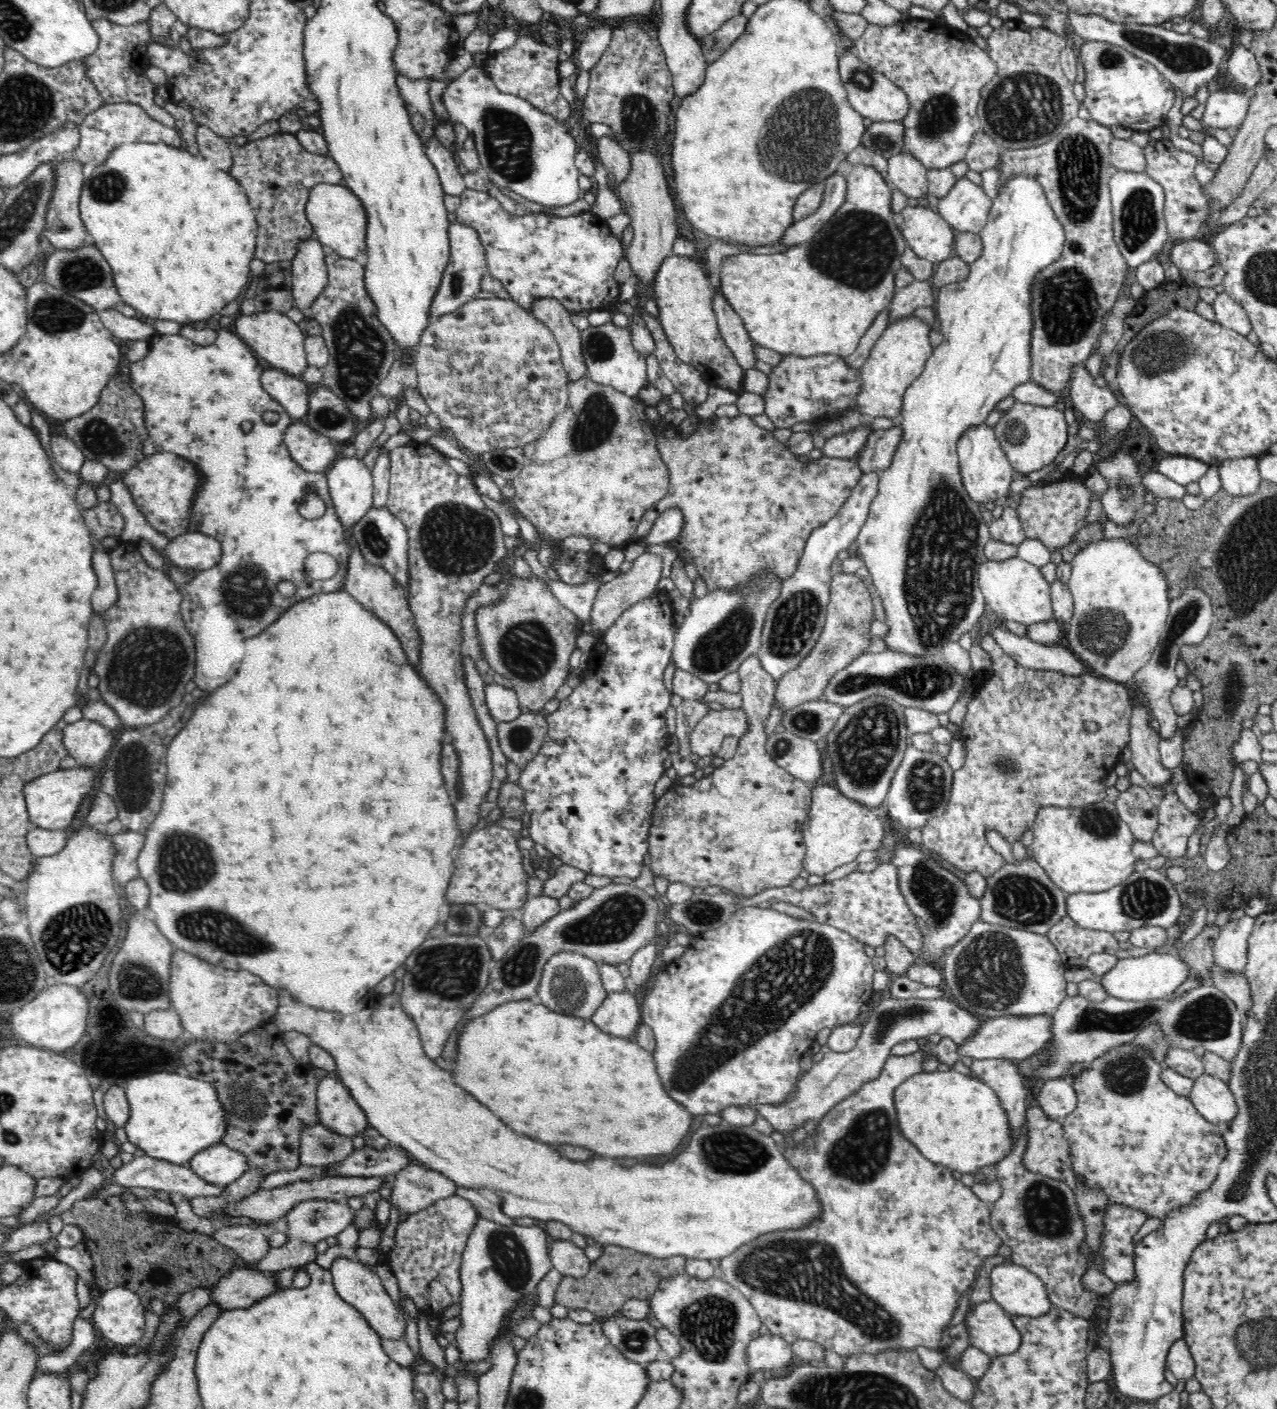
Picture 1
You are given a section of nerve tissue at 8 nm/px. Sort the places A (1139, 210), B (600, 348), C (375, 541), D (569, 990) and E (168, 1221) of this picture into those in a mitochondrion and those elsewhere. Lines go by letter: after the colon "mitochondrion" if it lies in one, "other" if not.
A: mitochondrion
B: mitochondrion
C: mitochondrion
D: mitochondrion
E: other

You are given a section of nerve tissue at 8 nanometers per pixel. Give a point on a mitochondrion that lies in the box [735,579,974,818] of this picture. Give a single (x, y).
(866, 747)

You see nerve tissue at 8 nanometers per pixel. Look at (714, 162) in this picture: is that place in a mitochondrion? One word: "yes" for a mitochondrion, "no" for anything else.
no

